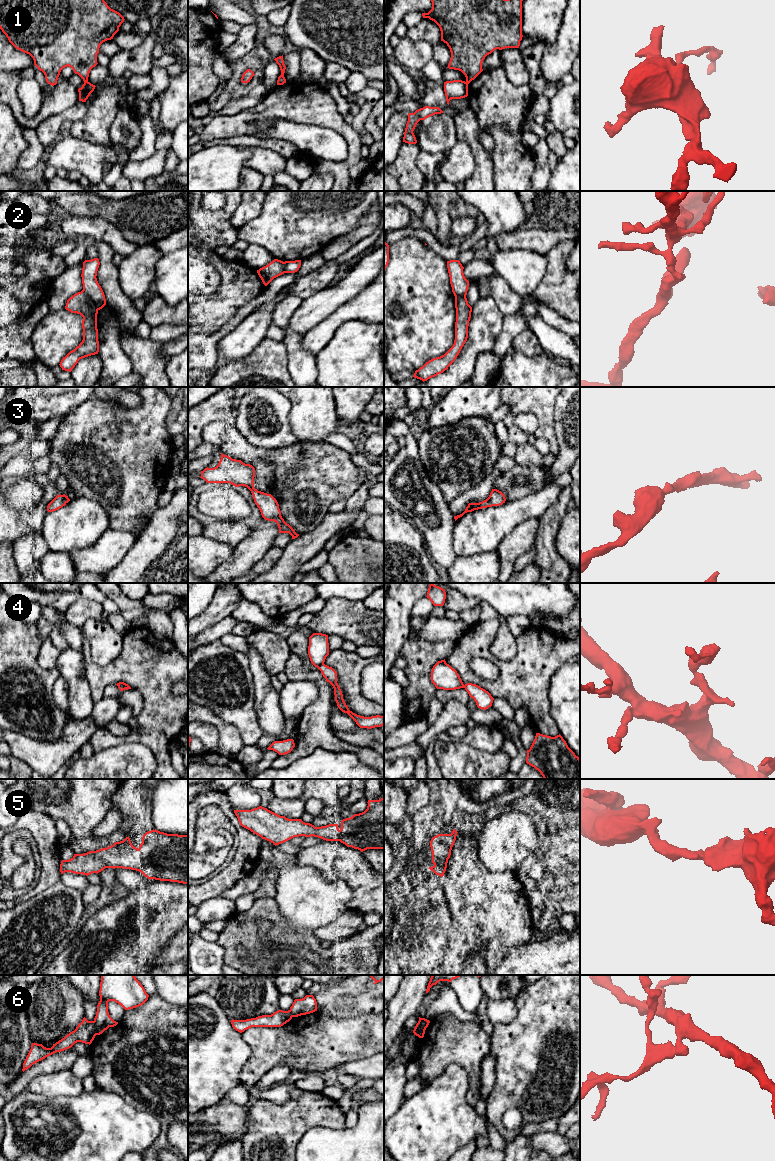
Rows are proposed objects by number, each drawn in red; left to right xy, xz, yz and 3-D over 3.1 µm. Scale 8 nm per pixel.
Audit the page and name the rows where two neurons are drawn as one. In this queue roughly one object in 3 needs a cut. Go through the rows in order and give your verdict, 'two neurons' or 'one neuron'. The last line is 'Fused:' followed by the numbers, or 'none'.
1: two neurons
2: two neurons
3: one neuron
4: two neurons
5: one neuron
6: two neurons
Fused: 1, 2, 4, 6

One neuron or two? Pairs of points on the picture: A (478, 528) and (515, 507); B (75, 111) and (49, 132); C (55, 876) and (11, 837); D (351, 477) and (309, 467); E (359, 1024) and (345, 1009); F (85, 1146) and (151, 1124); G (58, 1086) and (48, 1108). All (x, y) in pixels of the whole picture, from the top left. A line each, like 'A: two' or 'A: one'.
A: one
B: one
C: two
D: one
E: two
F: one
G: two

